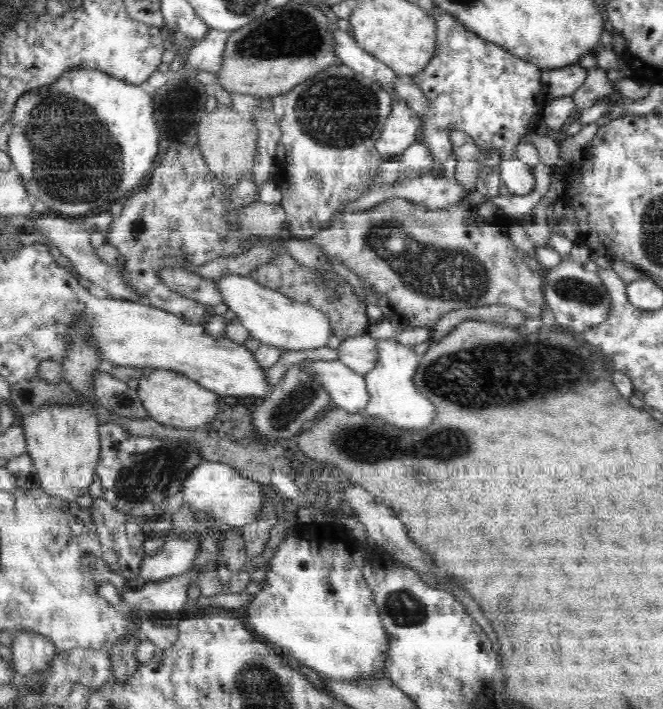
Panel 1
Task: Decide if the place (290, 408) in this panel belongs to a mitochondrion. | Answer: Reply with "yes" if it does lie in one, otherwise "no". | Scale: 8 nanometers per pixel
yes

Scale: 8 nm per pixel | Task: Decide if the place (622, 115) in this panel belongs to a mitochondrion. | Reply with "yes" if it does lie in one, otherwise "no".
no

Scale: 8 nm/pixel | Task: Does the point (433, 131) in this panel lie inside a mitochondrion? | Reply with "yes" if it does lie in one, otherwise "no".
no

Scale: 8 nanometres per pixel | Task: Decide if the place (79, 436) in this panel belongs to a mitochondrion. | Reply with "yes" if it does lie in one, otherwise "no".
no

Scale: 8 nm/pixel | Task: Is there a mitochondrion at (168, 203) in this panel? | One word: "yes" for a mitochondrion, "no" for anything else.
yes

